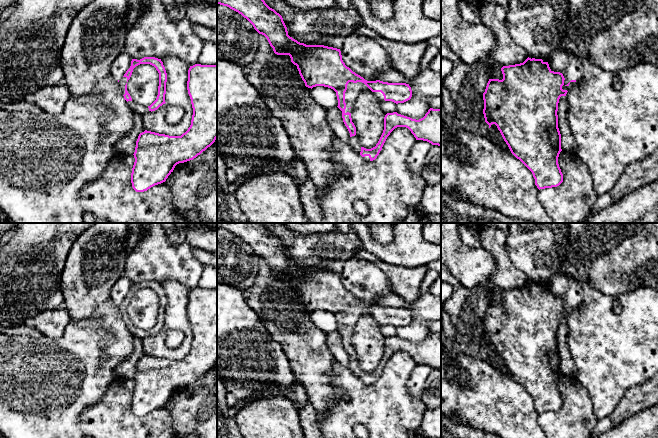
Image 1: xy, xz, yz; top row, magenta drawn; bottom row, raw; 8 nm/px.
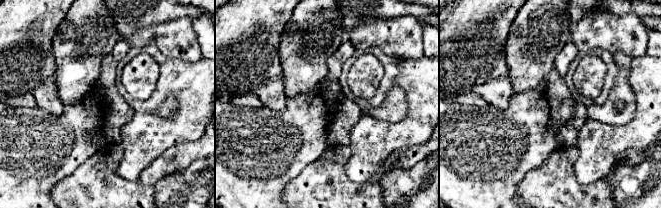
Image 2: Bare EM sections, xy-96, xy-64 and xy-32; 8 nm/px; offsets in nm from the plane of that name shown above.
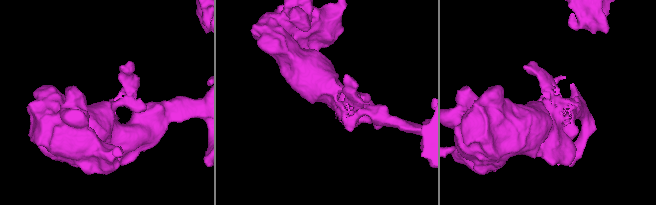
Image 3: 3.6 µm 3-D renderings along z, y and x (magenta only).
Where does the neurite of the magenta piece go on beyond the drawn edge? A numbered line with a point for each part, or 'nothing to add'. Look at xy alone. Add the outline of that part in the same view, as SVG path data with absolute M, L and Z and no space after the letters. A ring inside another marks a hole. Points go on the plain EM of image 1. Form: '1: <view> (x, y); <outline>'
1: xy (122, 306); M122 301L122 302L119 303L118 308L119 308L119 311L120 311L123 319L125 318L126 307L127 307L127 302L126 301Z

